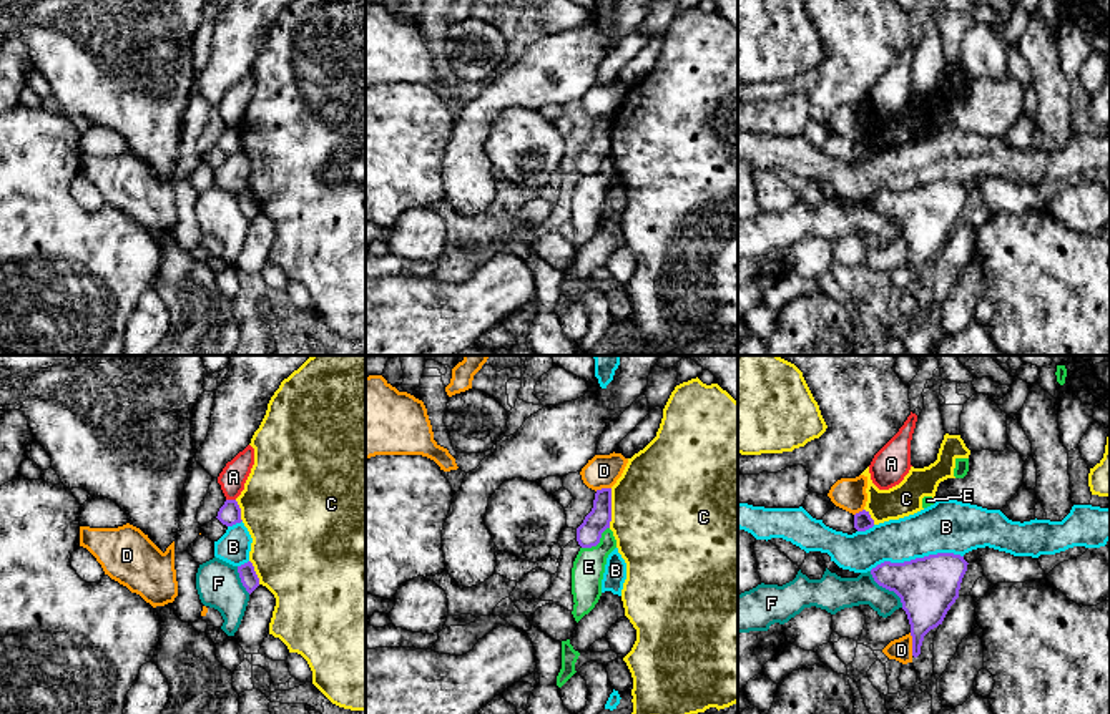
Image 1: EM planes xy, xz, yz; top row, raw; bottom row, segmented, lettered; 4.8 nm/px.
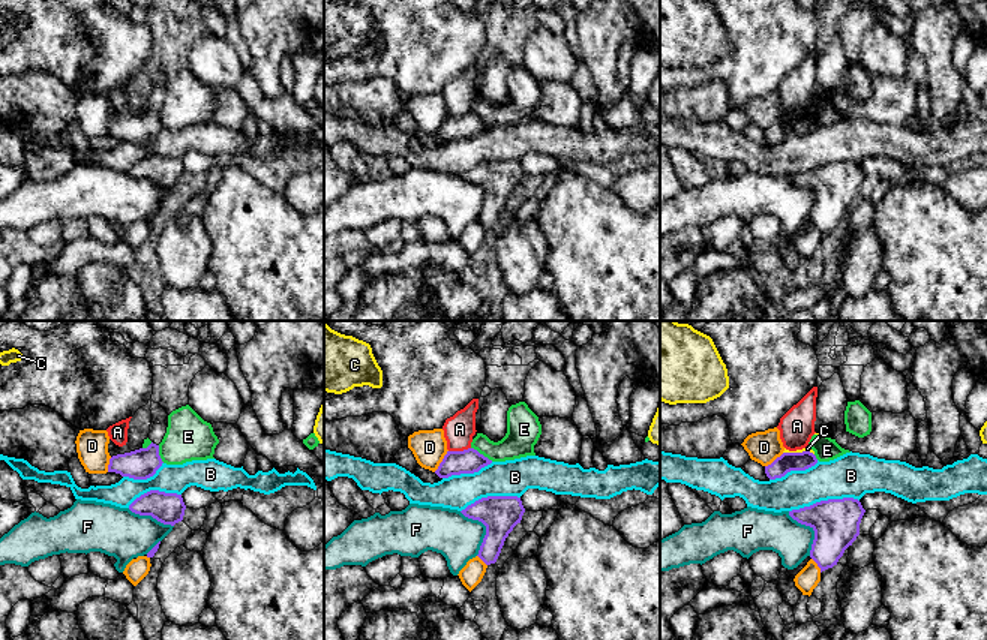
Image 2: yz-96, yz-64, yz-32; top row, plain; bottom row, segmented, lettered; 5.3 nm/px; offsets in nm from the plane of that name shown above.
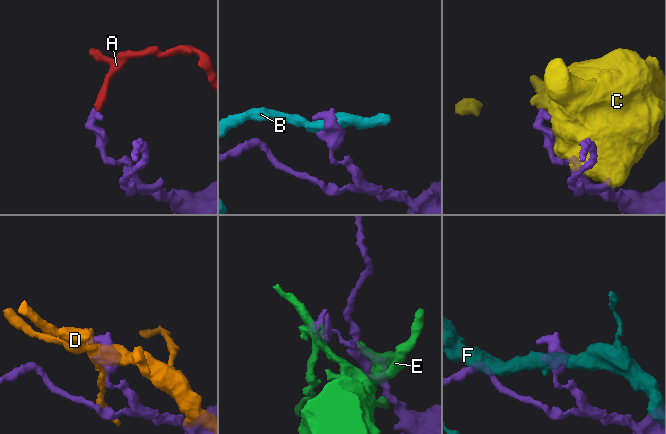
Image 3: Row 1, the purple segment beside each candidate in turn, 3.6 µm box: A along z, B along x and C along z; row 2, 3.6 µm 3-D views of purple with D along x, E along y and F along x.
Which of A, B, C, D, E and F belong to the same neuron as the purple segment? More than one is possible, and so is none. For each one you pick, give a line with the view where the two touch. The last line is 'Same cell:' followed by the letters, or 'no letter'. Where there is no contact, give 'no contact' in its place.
Same cell: no letter

